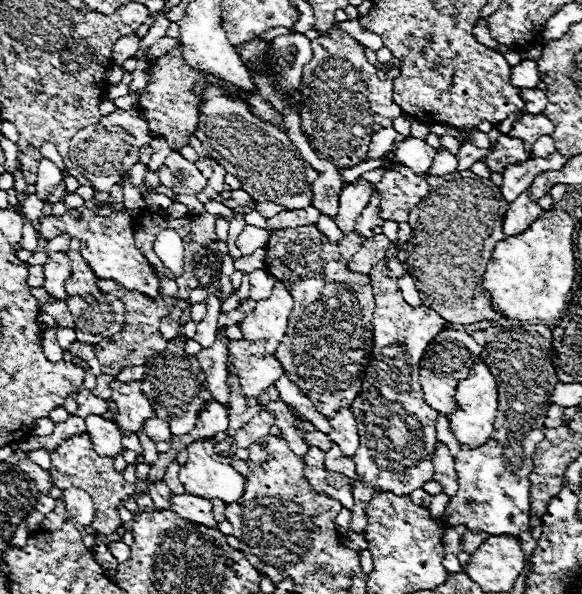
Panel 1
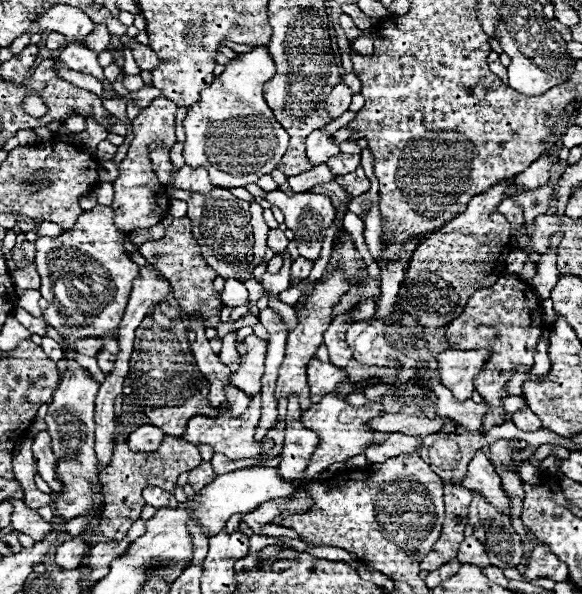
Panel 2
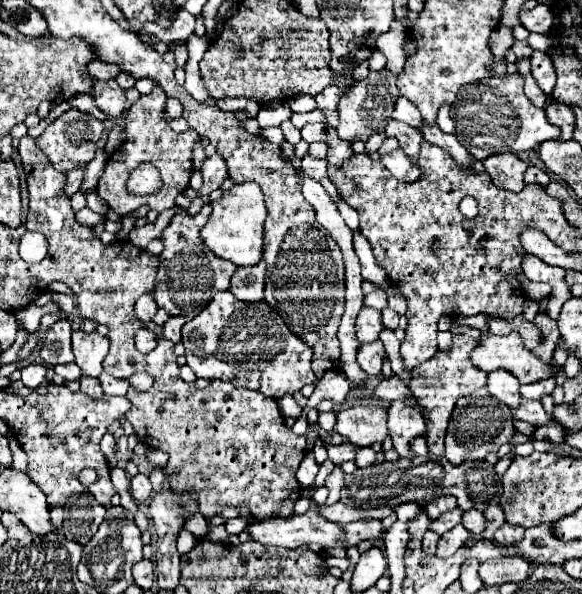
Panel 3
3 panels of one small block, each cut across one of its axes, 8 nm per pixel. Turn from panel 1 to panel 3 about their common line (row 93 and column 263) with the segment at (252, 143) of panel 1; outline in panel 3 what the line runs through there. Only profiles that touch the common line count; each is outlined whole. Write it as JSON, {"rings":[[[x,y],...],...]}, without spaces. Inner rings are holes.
{"rings":[[[254,182],[236,184],[234,188],[226,190],[220,200],[212,202],[212,216],[202,228],[202,240],[216,256],[234,262],[236,266],[252,266],[262,258],[264,218],[266,206],[260,186],[256,186]]]}

